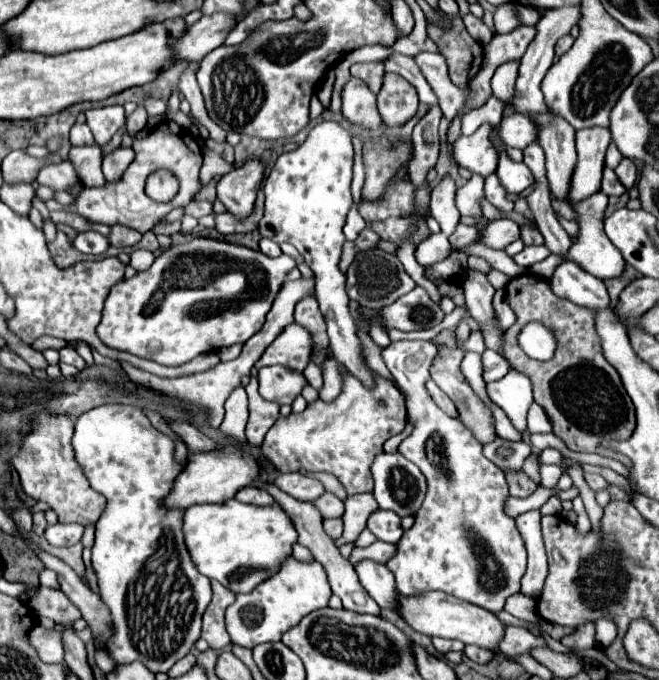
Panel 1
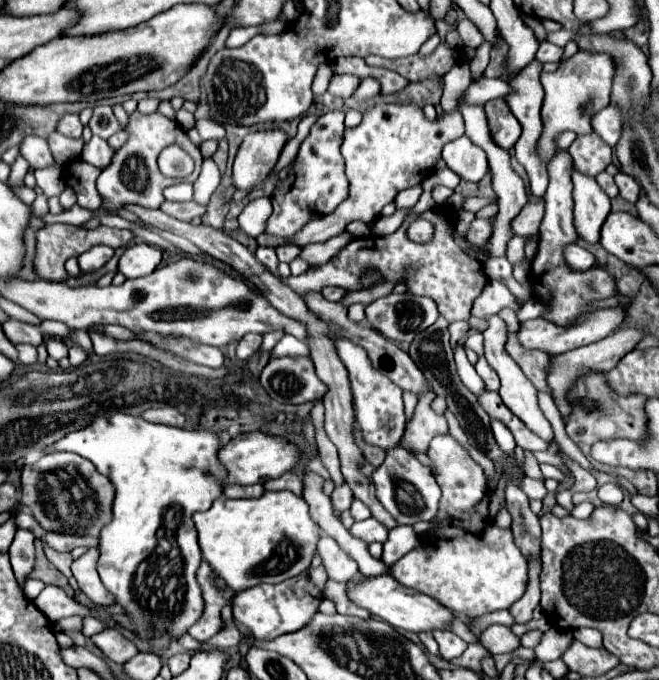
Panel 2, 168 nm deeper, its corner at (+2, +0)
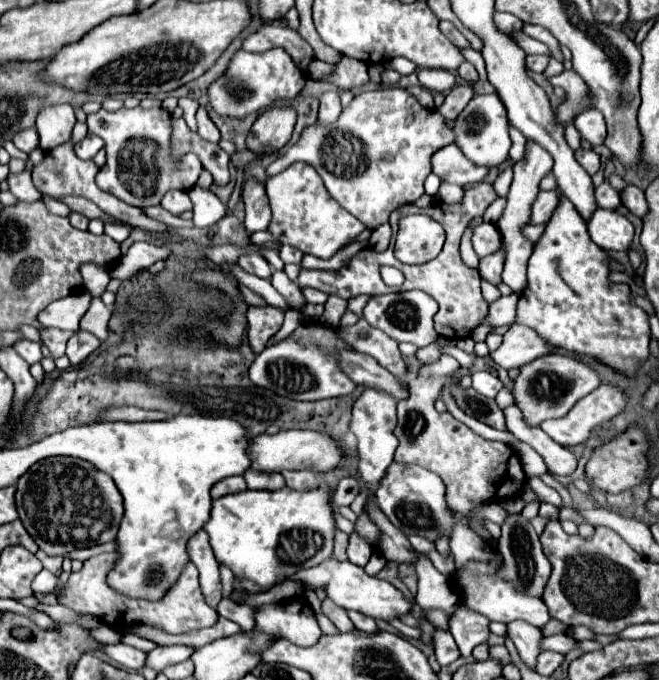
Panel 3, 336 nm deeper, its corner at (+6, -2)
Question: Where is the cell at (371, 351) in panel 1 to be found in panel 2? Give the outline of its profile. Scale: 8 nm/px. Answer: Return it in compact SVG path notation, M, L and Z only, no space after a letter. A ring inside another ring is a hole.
M395 447L389 451L383 465L375 469L373 483L377 489L377 499L397 519L399 525L415 525L419 521L431 521L437 515L441 487L431 475L431 469L421 465L417 457L413 457L405 449Z

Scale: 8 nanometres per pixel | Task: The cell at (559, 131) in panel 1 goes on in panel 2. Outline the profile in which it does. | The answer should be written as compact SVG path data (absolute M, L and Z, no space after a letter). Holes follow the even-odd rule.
M557 151L557 155L553 157L553 161L547 167L549 187L543 197L545 199L545 217L541 221L537 257L533 257L531 273L529 273L529 281L533 285L533 297L547 305L547 309L541 313L541 317L545 317L547 321L553 321L555 325L561 325L561 327L569 327L577 319L575 303L577 303L577 315L585 315L585 313L593 313L593 307L591 307L593 301L601 301L601 299L617 295L617 283L605 269L591 267L589 271L577 271L577 269L569 267L569 263L565 261L563 249L579 239L579 233L575 231L575 225L573 225L571 165L573 165L573 161L571 161L569 153Z

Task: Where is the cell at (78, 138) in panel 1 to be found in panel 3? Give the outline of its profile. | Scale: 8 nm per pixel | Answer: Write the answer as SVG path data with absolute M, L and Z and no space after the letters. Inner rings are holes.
M53 105L49 109L43 109L37 117L37 133L39 133L39 147L43 151L49 151L53 147L59 147L71 139L71 131L75 125L75 111L71 105Z

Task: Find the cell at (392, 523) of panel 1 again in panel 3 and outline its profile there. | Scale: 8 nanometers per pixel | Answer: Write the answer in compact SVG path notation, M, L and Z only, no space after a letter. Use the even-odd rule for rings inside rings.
M353 531L349 537L349 545L347 545L347 559L359 567L365 567L371 553L373 553L373 549L371 549L369 539L359 535L357 531Z

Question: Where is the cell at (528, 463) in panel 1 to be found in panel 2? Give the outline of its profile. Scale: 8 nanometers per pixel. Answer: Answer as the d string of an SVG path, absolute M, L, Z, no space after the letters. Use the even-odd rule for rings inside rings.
M526 476L522 479L521 488L530 499L542 500L548 493L544 481L534 480Z

